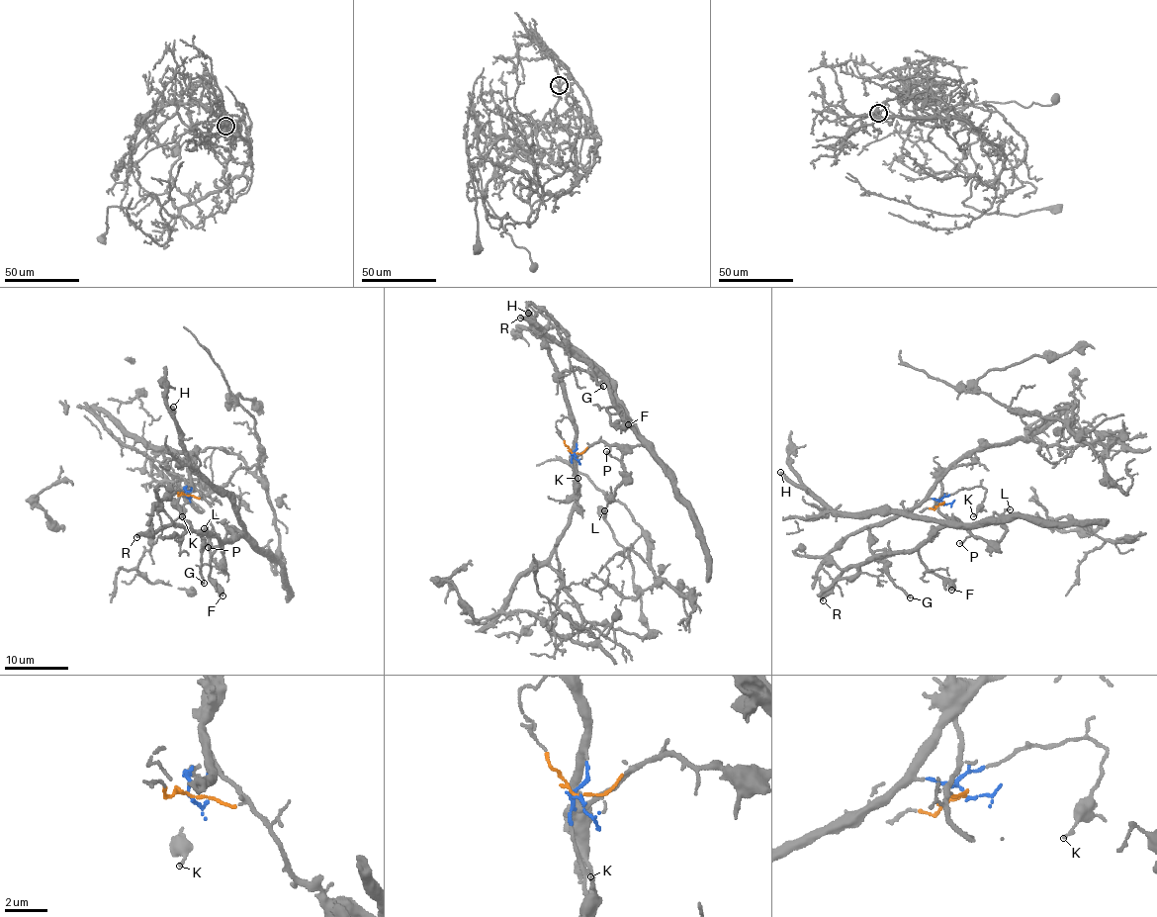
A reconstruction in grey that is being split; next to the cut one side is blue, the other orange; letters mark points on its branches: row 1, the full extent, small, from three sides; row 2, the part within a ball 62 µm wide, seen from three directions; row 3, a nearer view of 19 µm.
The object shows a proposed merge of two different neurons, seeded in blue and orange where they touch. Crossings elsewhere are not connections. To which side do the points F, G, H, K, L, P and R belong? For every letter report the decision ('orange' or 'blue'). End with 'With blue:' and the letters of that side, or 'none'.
F: orange
G: blue
H: orange
K: blue
L: orange
P: orange
R: orange
With blue: G, K

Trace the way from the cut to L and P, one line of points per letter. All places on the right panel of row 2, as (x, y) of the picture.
L: (943, 504), (938, 502), (938, 512), (995, 545), (1005, 531), (1003, 512), (1011, 509)
P: (943, 504), (944, 502), (938, 502), (938, 512), (956, 521), (969, 535), (959, 544)

